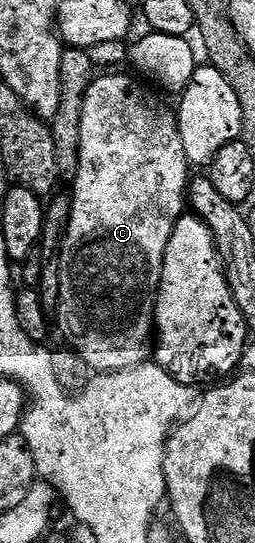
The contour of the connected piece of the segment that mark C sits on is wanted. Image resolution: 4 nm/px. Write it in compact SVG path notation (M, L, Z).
M103 74L92 79L89 90L85 94L85 102L81 110L81 150L79 151L79 169L73 181L75 193L70 193L71 216L68 218L67 232L63 236L60 254L60 300L57 319L67 335L66 343L75 349L81 358L91 367L92 373L106 374L136 368L138 364L148 363L153 352L153 333L155 330L155 300L159 297L159 283L163 273L165 250L169 246L169 238L173 234L175 224L185 212L185 197L189 187L189 165L185 146L181 146L181 130L176 113L171 112L163 104L158 104L141 85L138 79L130 80L119 74Z

